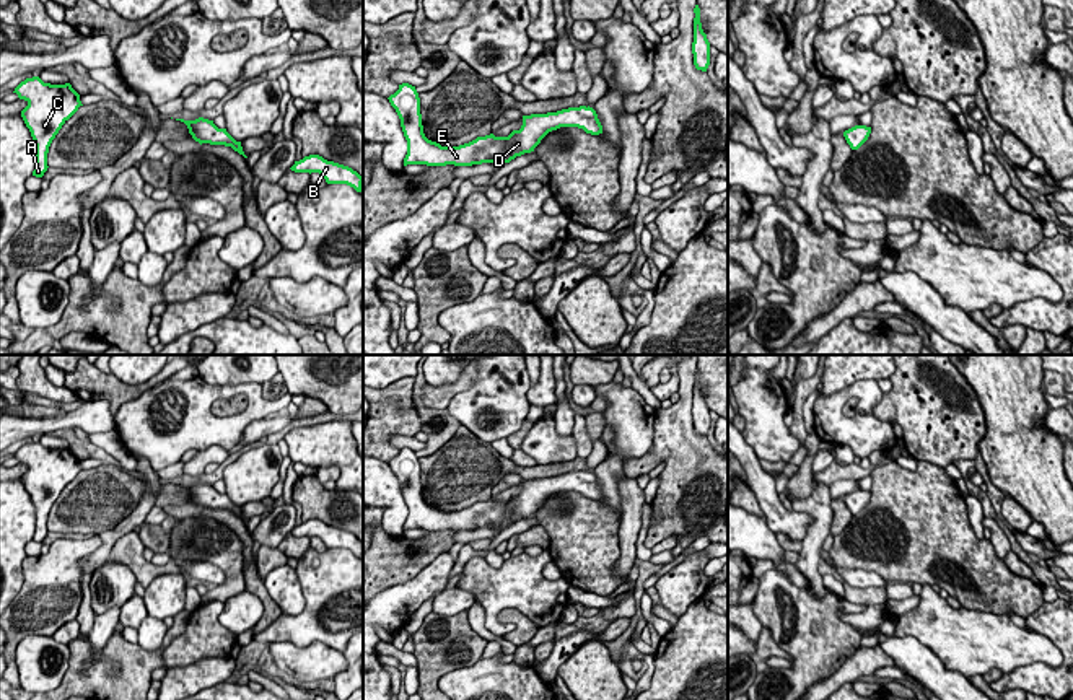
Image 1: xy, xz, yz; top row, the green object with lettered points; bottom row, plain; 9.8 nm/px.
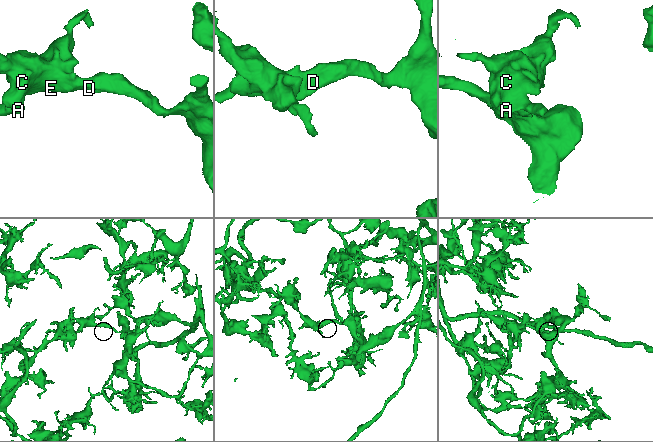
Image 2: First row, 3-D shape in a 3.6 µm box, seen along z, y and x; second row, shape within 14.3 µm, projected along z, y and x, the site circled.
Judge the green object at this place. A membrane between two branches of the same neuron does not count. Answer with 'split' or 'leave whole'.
split

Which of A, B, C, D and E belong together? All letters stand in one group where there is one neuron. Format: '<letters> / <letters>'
A C E / B D

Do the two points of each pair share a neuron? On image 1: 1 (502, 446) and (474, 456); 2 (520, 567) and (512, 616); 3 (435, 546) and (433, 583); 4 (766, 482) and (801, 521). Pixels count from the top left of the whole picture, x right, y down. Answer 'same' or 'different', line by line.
1: different
2: different
3: different
4: same

